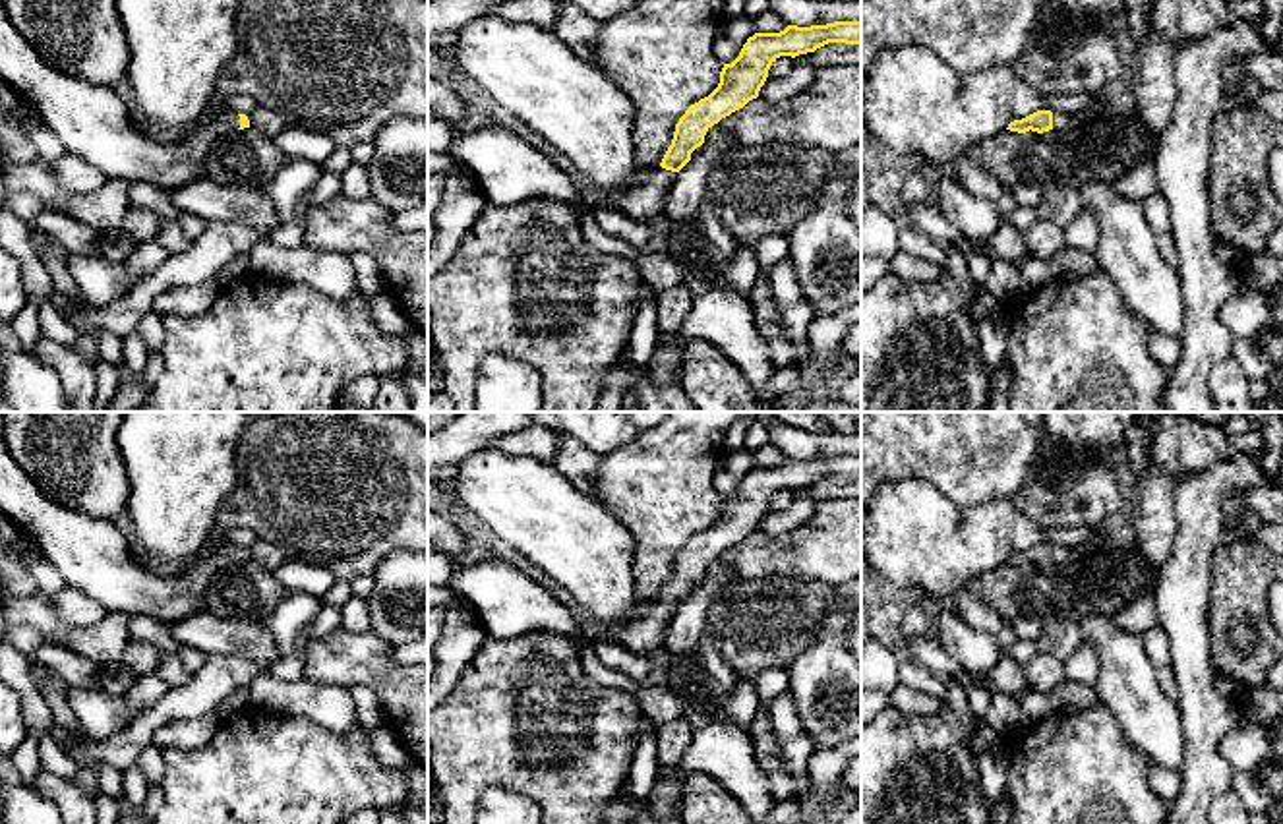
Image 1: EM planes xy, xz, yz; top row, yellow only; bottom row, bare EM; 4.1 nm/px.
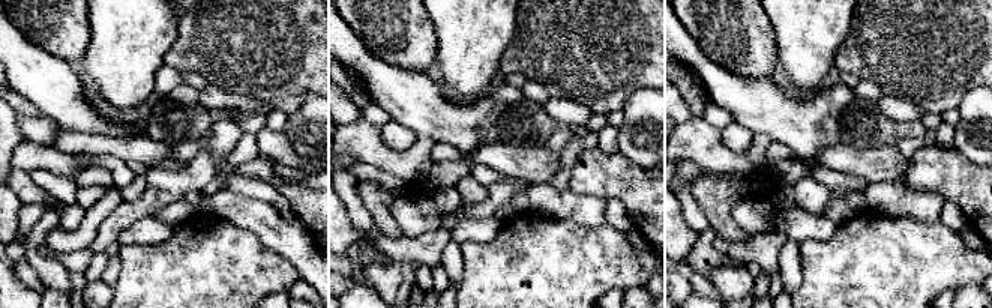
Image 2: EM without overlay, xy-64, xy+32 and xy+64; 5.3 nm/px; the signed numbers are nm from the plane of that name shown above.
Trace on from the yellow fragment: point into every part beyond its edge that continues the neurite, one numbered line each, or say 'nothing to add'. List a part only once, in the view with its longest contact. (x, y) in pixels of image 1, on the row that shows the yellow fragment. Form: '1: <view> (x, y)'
1: yz (1061, 120)

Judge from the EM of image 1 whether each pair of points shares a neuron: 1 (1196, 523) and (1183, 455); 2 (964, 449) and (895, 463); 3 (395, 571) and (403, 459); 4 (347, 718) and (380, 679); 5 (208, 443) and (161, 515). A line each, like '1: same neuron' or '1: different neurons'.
1: different neurons
2: same neuron
3: different neurons
4: different neurons
5: same neuron

